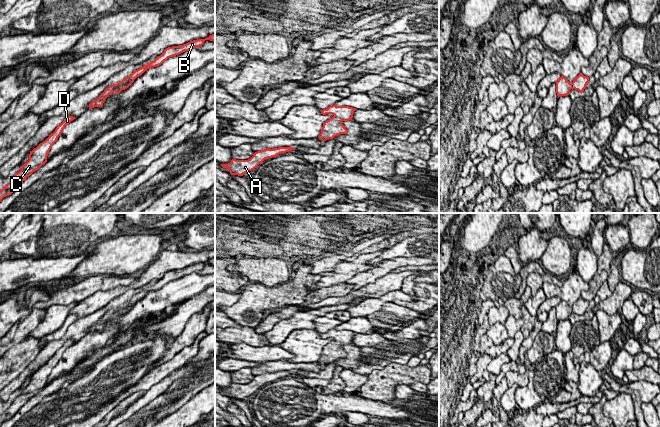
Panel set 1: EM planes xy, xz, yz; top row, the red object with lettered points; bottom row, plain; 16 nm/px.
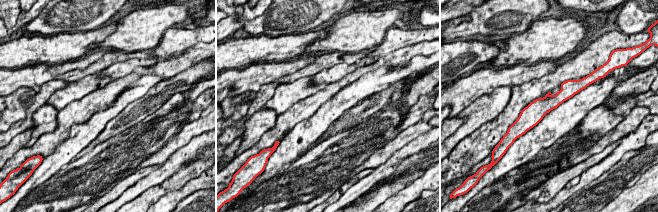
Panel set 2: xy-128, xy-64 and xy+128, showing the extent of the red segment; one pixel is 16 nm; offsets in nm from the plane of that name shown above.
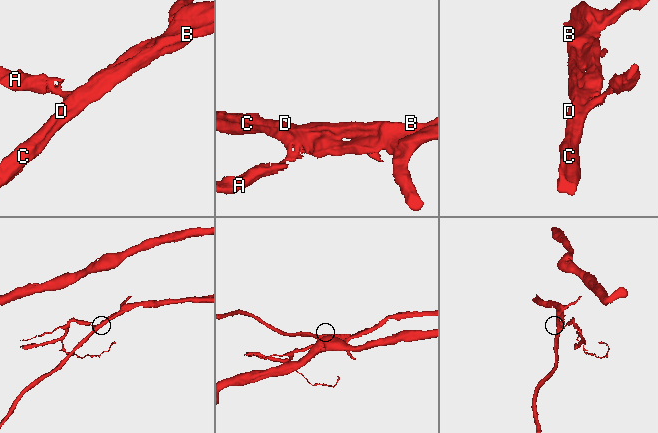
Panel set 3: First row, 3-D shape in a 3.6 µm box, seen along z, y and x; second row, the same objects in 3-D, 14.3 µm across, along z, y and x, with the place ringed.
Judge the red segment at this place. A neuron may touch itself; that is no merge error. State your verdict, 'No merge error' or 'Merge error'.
No merge error

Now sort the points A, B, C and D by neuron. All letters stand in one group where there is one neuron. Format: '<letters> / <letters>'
A B C D

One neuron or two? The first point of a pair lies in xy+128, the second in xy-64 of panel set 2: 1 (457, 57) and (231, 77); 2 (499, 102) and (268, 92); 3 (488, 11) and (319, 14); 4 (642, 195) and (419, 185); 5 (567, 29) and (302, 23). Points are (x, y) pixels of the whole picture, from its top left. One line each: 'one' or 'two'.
1: two
2: two
3: one
4: one
5: two

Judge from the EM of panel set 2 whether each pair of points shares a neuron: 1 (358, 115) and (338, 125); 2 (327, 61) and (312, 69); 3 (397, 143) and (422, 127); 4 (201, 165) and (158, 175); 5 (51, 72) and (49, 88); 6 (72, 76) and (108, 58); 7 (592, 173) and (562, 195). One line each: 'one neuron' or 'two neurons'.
1: one neuron
2: one neuron
3: one neuron
4: two neurons
5: two neurons
6: one neuron
7: one neuron

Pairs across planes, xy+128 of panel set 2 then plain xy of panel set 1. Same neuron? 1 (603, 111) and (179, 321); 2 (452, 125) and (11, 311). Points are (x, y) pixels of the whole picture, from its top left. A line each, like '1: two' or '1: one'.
1: one
2: two

